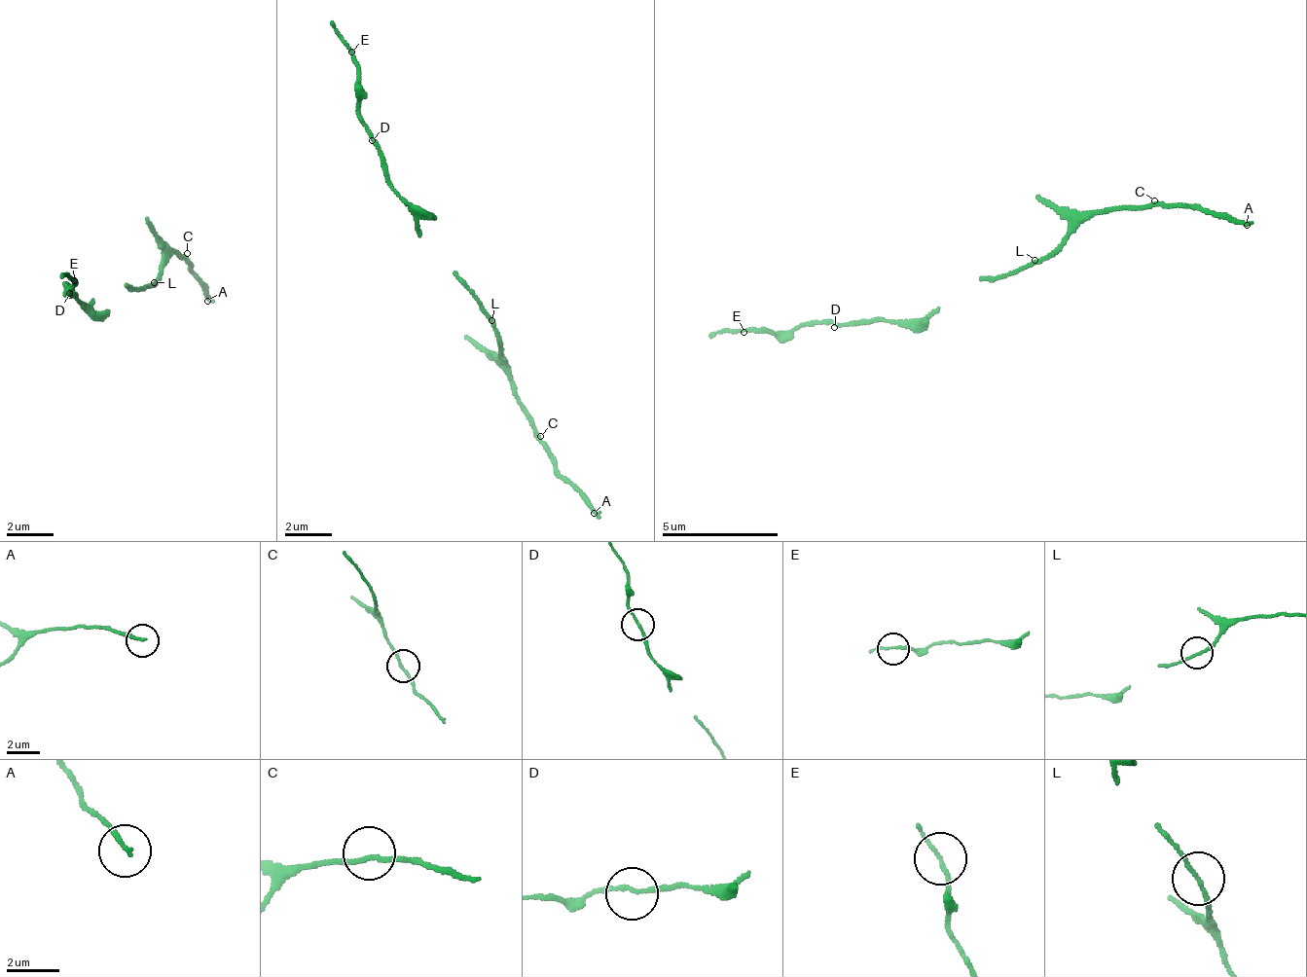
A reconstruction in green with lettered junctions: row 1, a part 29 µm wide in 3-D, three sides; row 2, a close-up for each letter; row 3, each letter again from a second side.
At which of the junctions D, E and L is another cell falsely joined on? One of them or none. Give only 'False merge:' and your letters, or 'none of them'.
False merge: L

